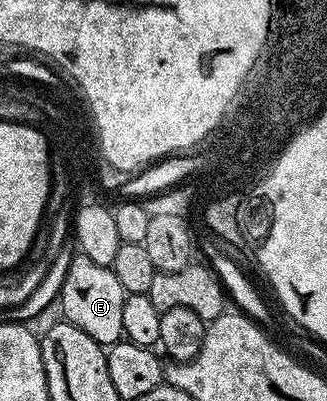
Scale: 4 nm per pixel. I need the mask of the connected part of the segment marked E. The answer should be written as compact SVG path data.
M75 254L68 266L60 295L60 305L65 323L76 326L88 334L96 343L103 346L118 343L123 339L123 311L127 293L116 279L113 267L92 262L92 258Z

